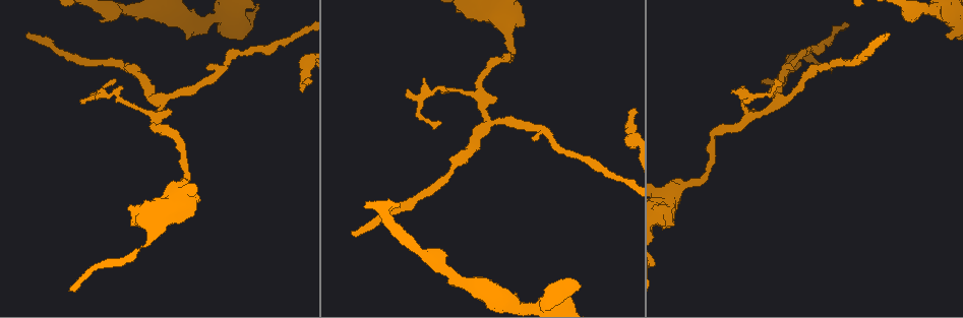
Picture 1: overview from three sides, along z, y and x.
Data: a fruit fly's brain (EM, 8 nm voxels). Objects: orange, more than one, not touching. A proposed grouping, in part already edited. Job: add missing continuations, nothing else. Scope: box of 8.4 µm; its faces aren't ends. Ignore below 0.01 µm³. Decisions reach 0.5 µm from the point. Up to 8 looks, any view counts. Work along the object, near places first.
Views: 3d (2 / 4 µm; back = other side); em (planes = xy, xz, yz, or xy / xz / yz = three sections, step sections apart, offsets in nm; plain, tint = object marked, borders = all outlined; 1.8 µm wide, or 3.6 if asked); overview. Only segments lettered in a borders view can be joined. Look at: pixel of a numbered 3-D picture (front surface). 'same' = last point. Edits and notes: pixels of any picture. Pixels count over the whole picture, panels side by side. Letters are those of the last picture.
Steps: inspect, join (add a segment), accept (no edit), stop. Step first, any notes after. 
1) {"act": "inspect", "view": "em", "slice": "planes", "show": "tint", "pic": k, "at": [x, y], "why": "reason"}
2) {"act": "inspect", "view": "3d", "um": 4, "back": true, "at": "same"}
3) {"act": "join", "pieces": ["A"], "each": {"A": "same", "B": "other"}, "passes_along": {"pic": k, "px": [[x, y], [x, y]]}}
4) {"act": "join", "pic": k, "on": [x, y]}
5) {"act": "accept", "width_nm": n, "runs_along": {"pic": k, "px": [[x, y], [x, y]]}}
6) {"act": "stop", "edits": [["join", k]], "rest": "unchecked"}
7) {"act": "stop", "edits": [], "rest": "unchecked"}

{"act": "inspect", "view": "em", "slice": "yz", "step": 4, "show": "tint", "pic": 1, "at": [188, 35], "why": "free end"}

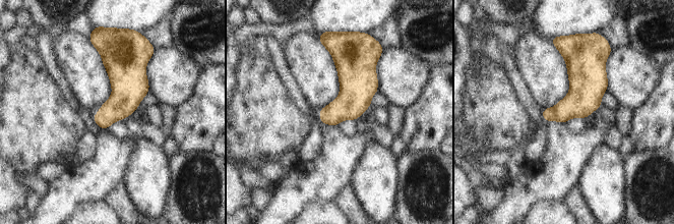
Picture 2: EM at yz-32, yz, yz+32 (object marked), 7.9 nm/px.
{"act": "inspect", "view": "em", "slice": "yz", "step": 4, "show": "borders", "at": "same"}

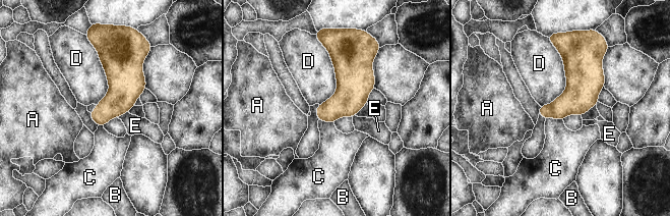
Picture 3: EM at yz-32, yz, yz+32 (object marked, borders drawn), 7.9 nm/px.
{"act": "accept", "each": {"A": "other", "B": "other", "C": "other", "D": "other", "E": "other"}, "border": {"pic": 3, "px": [[128, 111], [117, 117]]}, "found": "no lettered segment goes on from it"}

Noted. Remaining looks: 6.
{"act": "inspect", "view": "3d", "um": 4, "pic": 1, "at": [28, 34], "why": "end of a long branch"}

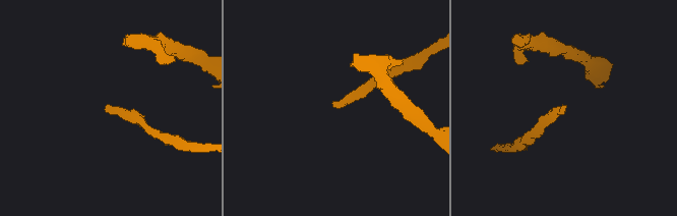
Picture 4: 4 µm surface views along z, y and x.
{"act": "inspect", "view": "em", "slice": "xz", "step": 8, "show": "tint", "pic": 4, "at": [335, 104], "why": "now the EM"}

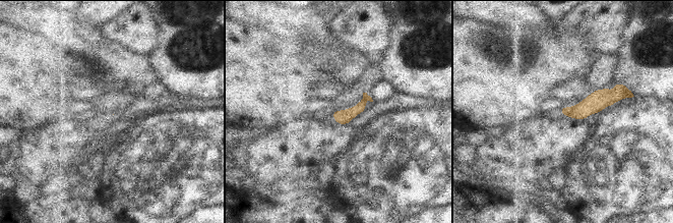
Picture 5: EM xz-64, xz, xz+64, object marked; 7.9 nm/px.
{"act": "inspect", "view": "em", "slice": "planes", "show": "borders", "at": "same", "why": "another direction"}

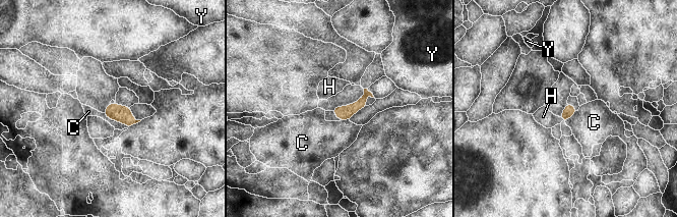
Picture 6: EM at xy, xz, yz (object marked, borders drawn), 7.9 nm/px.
{"act": "accept", "width_nm": 100, "each": {"C": "other", "H": "other", "Y": "other"}, "border": {"pic": 6, "px": [[103, 113], [127, 127]]}, "found": "no lettered segment goes on from it"}

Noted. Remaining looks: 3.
{"act": "inspect", "view": "em", "slice": "planes", "show": "plain", "pic": 1, "at": [161, 105], "why": "three arms meet"}

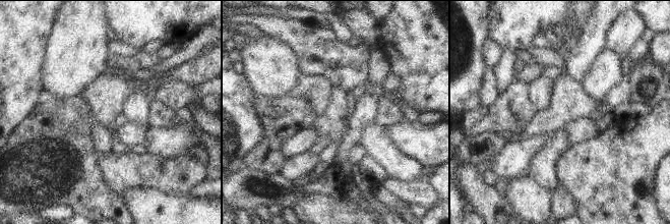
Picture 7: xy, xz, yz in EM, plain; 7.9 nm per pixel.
{"act": "inspect", "view": "em", "slice": "planes", "show": "tint", "at": "same", "why": "where the object lies"}

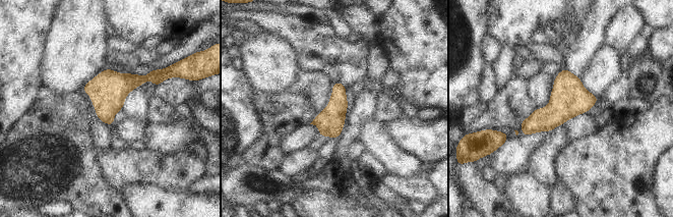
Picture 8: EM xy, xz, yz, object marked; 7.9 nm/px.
{"act": "inspect", "view": "em", "slice": "planes", "show": "borders", "at": "same"}

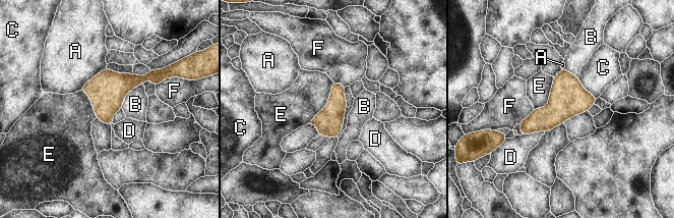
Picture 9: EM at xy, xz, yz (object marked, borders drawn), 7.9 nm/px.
{"act": "accept", "each": {"A": "other", "B": "other", "C": "other", "D": "other", "E": "other", "F": "other"}, "border": {"pic": 9, "px": [[332, 82], [327, 104], [308, 123]]}, "found": "no lettered segment goes on from it"}

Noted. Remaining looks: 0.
{"act": "stop", "edits": [], "rest": "unchecked"}

